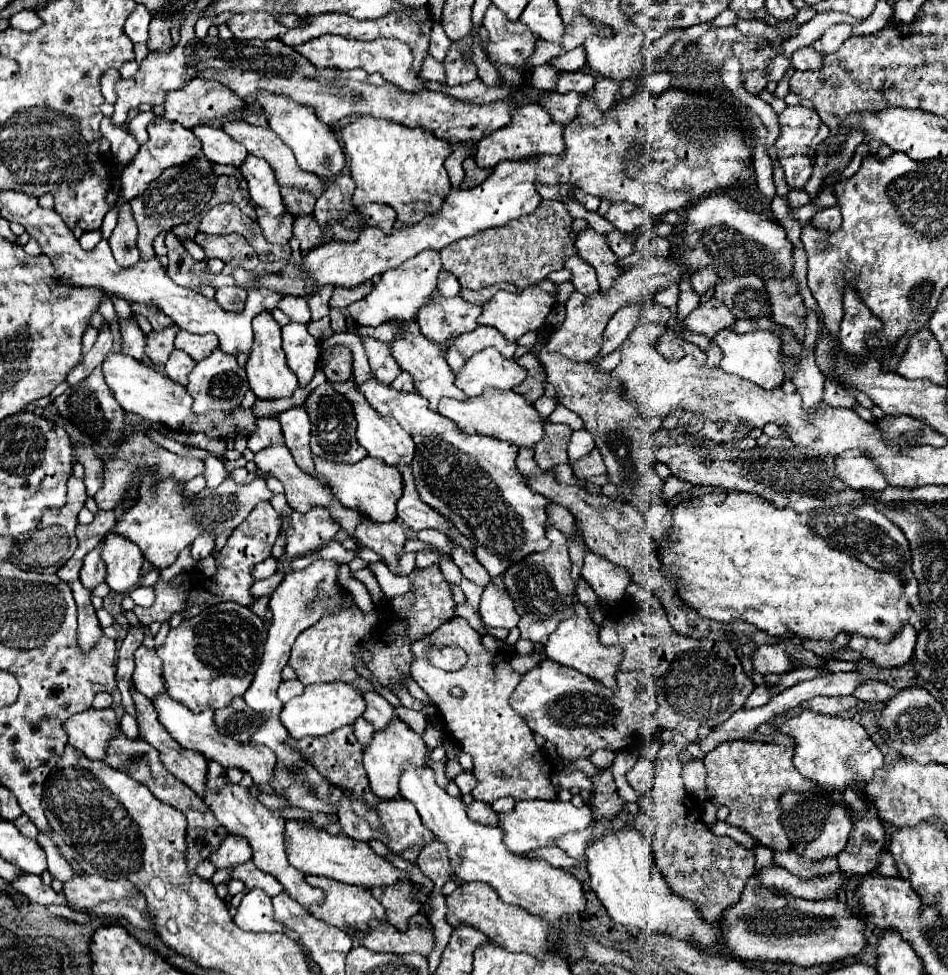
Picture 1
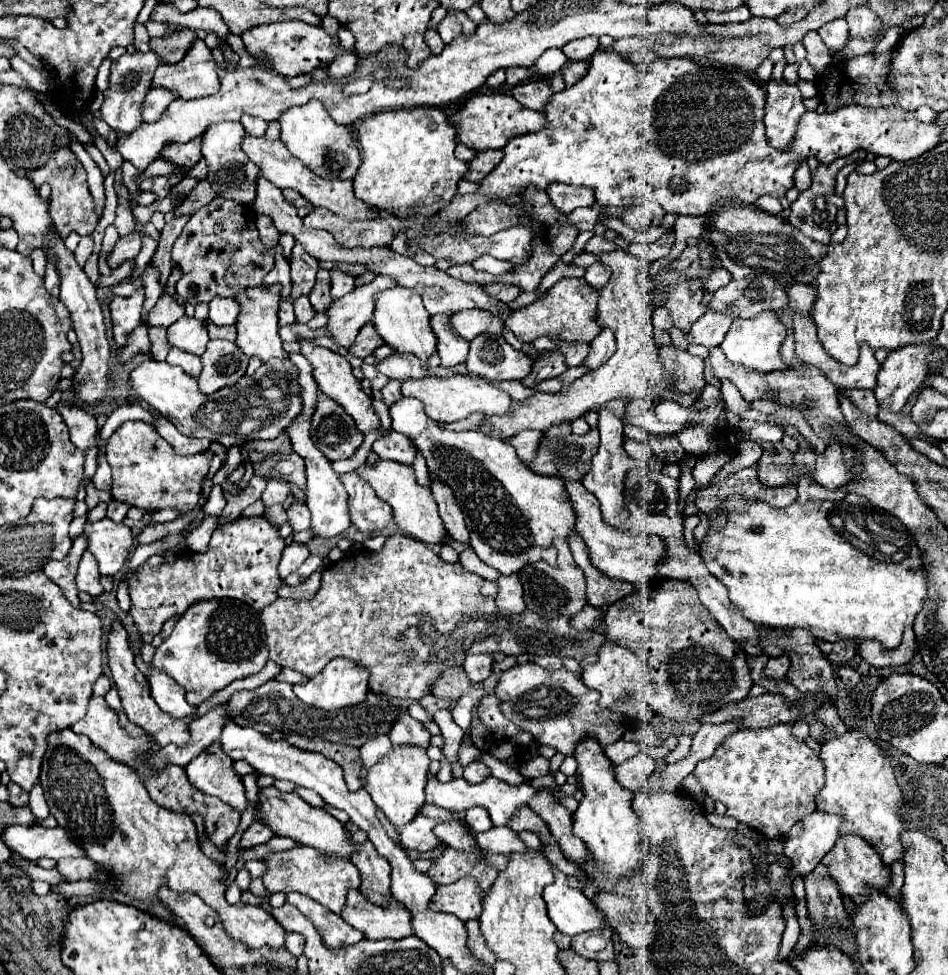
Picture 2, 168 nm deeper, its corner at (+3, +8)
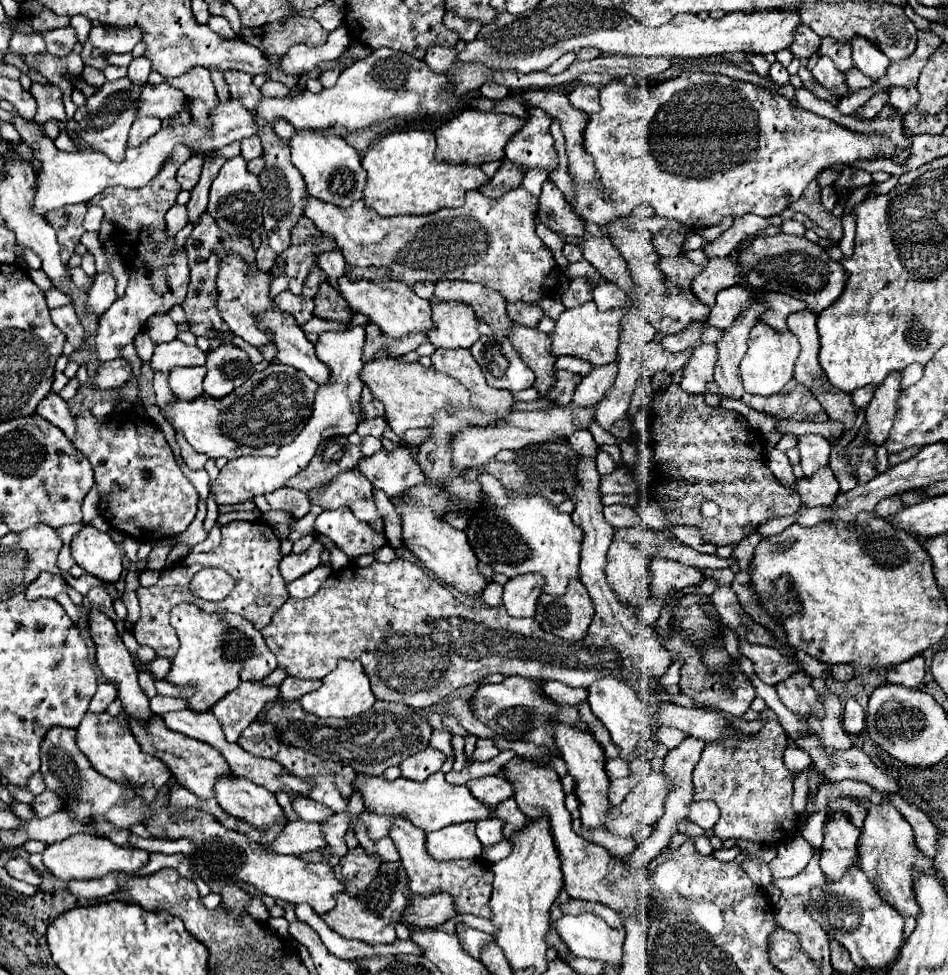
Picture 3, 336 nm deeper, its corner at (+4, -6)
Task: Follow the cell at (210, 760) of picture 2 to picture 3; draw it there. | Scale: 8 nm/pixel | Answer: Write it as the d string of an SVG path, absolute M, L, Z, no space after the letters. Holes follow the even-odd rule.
M153 716L153 724L149 724L149 728L137 728L137 724L131 724L131 730L133 730L139 746L145 752L161 758L169 766L173 776L177 776L177 784L181 784L183 788L193 792L197 798L203 798L203 800L213 798L217 780L223 776L231 776L231 770L225 764L225 758L211 744L181 736L179 732L169 732L169 728L165 728L165 722L161 720L161 716Z

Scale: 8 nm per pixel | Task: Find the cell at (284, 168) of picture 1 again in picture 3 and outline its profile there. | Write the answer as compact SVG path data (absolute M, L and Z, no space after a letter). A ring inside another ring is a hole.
M515 188L513 192L507 192L497 200L483 196L479 190L469 190L465 194L465 204L461 208L441 208L439 212L425 216L383 218L377 216L375 212L369 212L361 200L353 202L349 208L341 208L317 200L309 194L305 196L305 208L303 208L303 214L311 218L321 232L331 234L337 240L337 246L341 248L347 264L385 266L393 272L393 276L397 276L397 280L407 282L409 286L413 282L423 282L423 280L437 282L443 278L479 282L483 286L501 292L503 298L509 302L523 300L527 304L535 304L541 296L557 292L561 276L551 250L543 244L543 240L535 232L535 220L533 220L535 212L537 212L537 200L533 200L533 196L529 196L529 192L525 192L523 188Z

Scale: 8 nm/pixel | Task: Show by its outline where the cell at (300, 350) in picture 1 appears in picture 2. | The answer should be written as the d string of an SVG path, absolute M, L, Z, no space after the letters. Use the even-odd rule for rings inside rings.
M290 354L292 362L298 366L300 376L298 376L298 384L302 386L302 400L304 400L304 408L302 414L288 426L288 434L294 446L294 452L300 454L306 462L306 478L308 478L308 486L306 486L306 496L310 498L310 512L312 512L312 530L316 532L318 538L334 538L338 534L342 534L346 528L352 526L350 522L350 514L348 514L348 506L346 506L346 488L340 482L340 476L332 470L330 462L326 460L326 456L314 446L314 442L310 440L310 418L314 414L314 406L316 406L316 394L318 394L318 386L316 380L312 376L312 368L310 362L302 356L302 354Z

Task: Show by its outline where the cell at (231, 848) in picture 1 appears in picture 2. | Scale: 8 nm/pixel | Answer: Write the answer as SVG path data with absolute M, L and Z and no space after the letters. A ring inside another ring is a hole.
M254 822L244 834L242 834L242 840L240 840L240 846L242 848L254 848L258 844L266 844L272 836L276 836L270 826L262 824L262 822Z

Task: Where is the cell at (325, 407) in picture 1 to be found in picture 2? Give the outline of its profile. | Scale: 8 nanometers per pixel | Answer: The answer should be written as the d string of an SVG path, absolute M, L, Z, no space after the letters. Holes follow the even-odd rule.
M322 392L318 394L318 408L310 424L310 436L330 462L350 458L364 440L344 408Z

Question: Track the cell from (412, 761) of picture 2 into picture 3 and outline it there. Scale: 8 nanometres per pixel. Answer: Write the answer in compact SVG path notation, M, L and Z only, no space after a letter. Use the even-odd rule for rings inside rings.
M387 814L391 820L389 836L395 842L395 848L399 850L403 868L407 876L411 878L409 890L413 894L435 894L435 892L449 892L457 900L457 908L461 914L473 914L481 918L489 916L489 896L491 896L491 882L493 882L493 870L489 862L481 862L479 858L473 860L453 860L453 862L437 862L425 852L425 832L421 828L413 826L411 820L397 814Z

